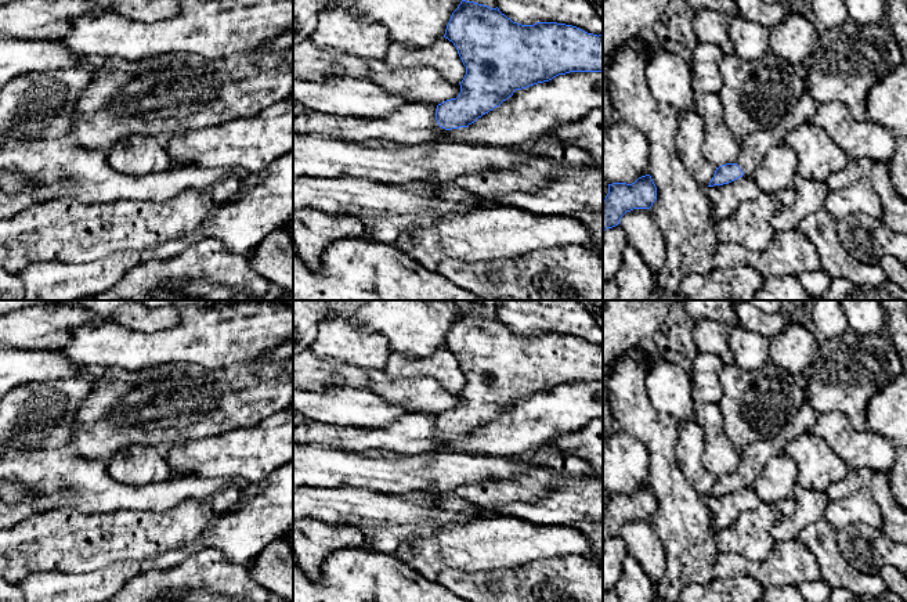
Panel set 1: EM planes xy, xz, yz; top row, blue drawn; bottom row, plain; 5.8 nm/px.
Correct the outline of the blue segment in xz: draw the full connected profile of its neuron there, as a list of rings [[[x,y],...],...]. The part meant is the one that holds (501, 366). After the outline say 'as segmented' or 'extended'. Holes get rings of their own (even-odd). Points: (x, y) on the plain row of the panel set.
[[[463,309],[452,322],[444,347],[454,353],[466,376],[459,405],[437,415],[436,430],[445,440],[467,437],[499,417],[516,400],[570,382],[603,382],[603,345],[557,332],[521,335],[502,324],[498,317]]] | as segmented

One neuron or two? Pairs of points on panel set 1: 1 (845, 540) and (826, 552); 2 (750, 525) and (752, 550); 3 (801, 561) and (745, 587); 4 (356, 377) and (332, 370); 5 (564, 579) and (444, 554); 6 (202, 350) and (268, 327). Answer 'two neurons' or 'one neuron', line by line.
1: two neurons
2: one neuron
3: two neurons
4: one neuron
5: two neurons
6: one neuron

